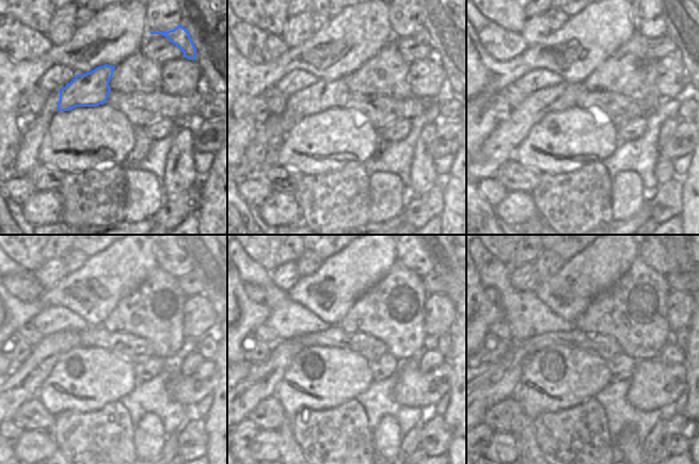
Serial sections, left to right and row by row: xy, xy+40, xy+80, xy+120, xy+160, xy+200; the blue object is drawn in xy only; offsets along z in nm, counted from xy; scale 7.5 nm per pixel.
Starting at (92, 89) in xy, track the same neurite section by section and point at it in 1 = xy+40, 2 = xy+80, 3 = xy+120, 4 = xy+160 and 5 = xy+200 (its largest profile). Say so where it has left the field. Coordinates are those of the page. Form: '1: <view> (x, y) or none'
1: xy+40 (322, 95)
2: xy+80 (501, 145)
3: xy+120 (22, 383)
4: xy+160 (263, 381)
5: xy+200 (488, 395)

